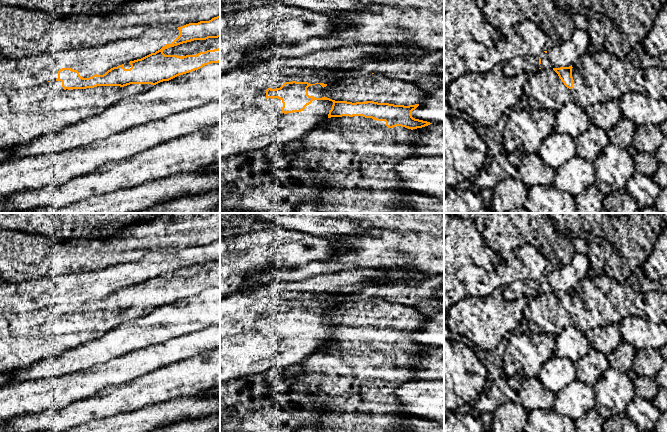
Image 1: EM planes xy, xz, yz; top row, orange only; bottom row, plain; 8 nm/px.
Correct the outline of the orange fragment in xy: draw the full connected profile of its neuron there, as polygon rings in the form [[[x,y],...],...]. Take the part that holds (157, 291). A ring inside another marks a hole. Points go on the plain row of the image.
[[[220,239],[209,245],[189,247],[177,253],[147,253],[140,260],[111,265],[94,272],[44,277],[21,282],[0,282],[0,315],[21,314],[40,310],[48,305],[61,305],[64,314],[86,313],[97,310],[130,308],[156,309],[220,286],[220,273],[207,274],[196,279],[165,279],[163,275],[194,264],[220,261]]]

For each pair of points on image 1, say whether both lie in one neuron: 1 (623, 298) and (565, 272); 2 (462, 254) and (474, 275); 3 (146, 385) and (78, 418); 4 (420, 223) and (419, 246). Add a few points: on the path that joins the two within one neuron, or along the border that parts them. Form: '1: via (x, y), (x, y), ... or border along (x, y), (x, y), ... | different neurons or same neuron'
1: border along (586, 275), (572, 289) | different neurons
2: border along (491, 270), (464, 265), (456, 277) | different neurons
3: via (129, 397), (110, 401), (95, 407) | same neuron
4: border along (397, 229), (433, 232) | different neurons

